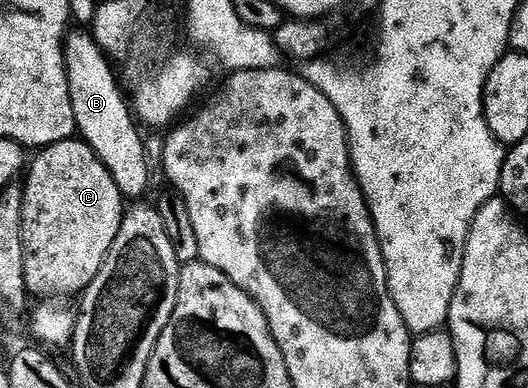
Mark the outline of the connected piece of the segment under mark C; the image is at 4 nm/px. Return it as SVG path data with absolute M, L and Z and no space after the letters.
M72 138L36 151L23 184L25 282L32 297L75 296L97 278L117 230L125 197L107 167L82 139Z

